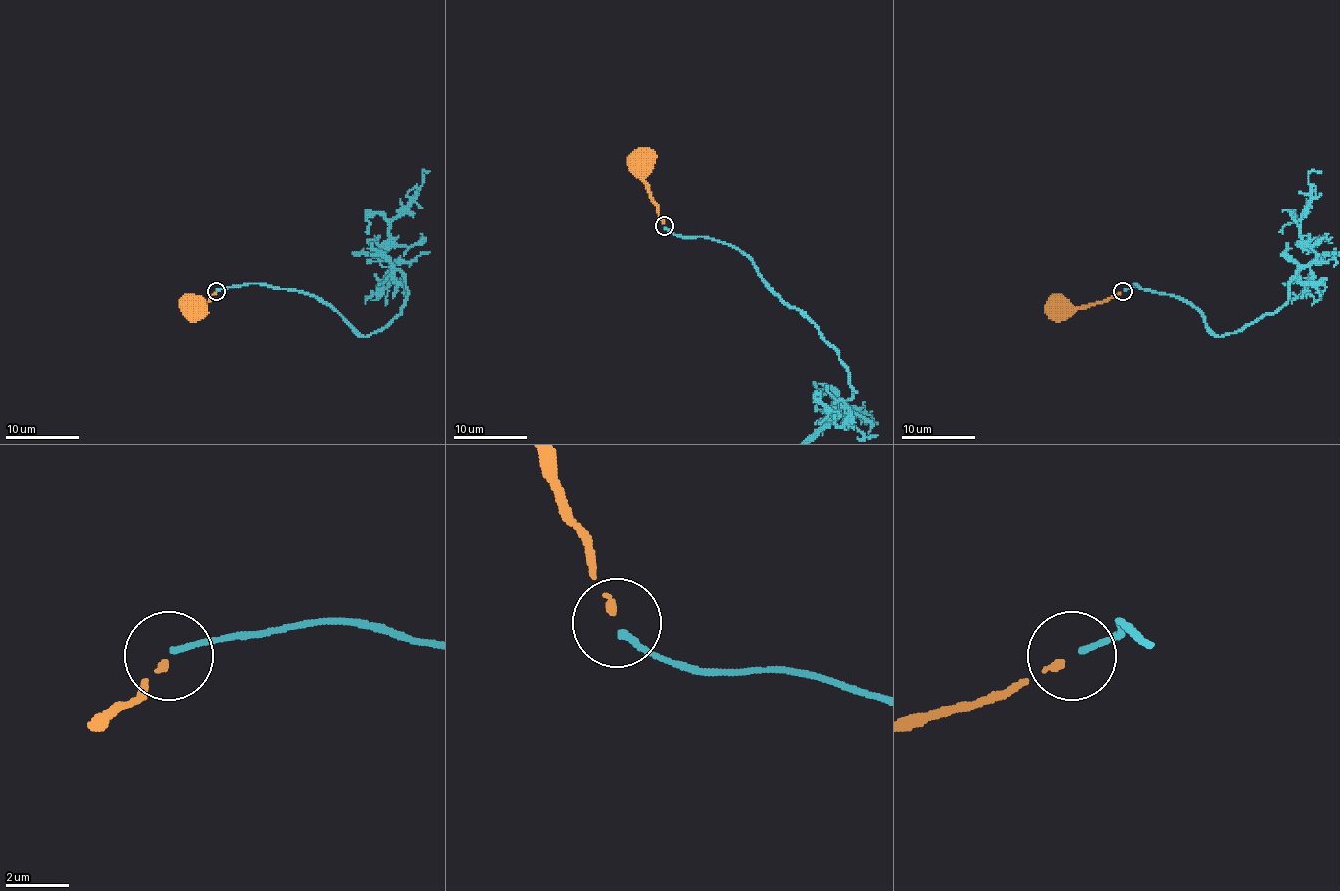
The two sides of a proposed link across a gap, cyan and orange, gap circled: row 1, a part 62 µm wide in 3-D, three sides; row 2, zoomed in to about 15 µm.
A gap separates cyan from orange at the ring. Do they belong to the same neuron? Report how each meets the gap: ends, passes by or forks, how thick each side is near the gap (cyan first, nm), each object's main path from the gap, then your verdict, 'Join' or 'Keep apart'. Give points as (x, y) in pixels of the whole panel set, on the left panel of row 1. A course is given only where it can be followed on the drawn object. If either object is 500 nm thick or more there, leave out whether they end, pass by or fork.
At the ring cyan ends. At the ring orange ends. Thickness 200 nm (cyan) against 200 nm. Course of orange: (216, 292), (192, 318), (192, 311). Keep apart

